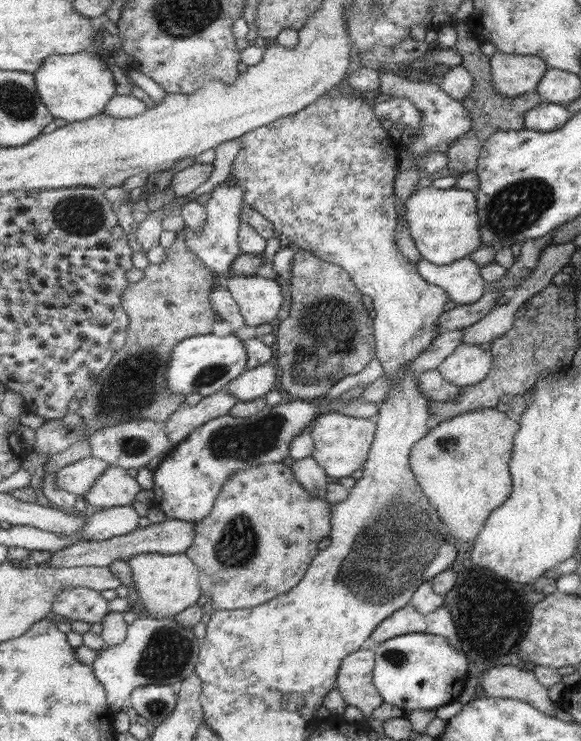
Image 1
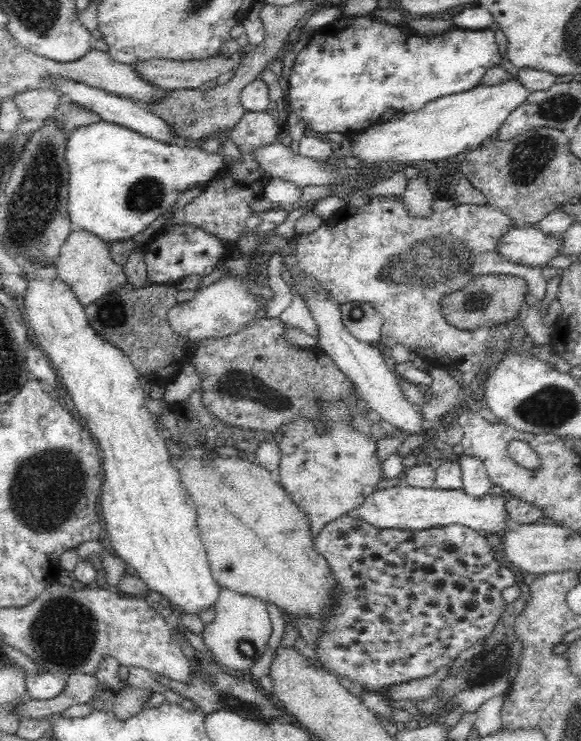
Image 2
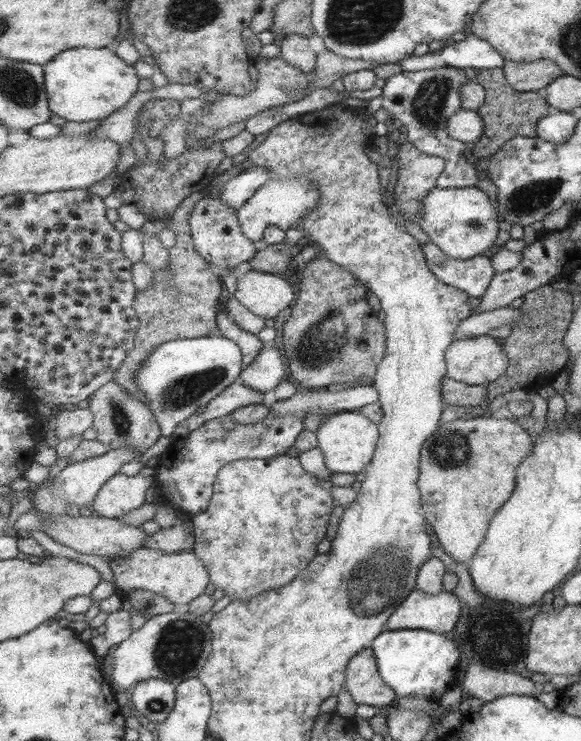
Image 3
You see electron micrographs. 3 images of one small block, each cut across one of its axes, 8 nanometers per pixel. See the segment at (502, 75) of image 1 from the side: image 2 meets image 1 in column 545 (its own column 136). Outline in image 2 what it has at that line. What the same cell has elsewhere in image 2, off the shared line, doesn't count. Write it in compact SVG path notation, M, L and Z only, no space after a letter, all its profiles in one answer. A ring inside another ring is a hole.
M214 55L206 59L166 60L152 59L138 61L133 70L145 83L154 84L162 91L176 89L197 89L206 82L216 81L221 74L237 66L228 56Z

